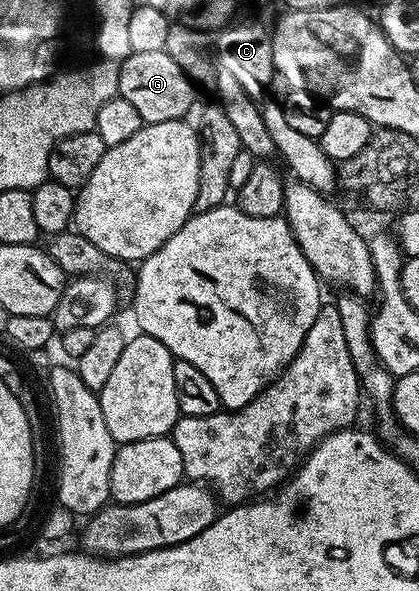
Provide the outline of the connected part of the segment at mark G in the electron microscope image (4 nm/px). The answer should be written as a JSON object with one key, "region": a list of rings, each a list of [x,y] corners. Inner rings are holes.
{"region":[[[166,50],[161,52],[137,52],[128,54],[121,64],[119,73],[118,97],[129,100],[133,108],[141,116],[141,120],[148,122],[164,122],[165,120],[186,119],[191,105],[195,102],[195,90],[190,78],[181,72],[177,60],[169,56]]]}

